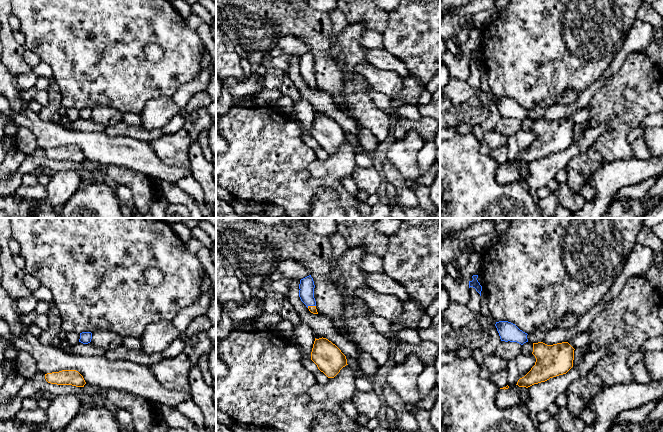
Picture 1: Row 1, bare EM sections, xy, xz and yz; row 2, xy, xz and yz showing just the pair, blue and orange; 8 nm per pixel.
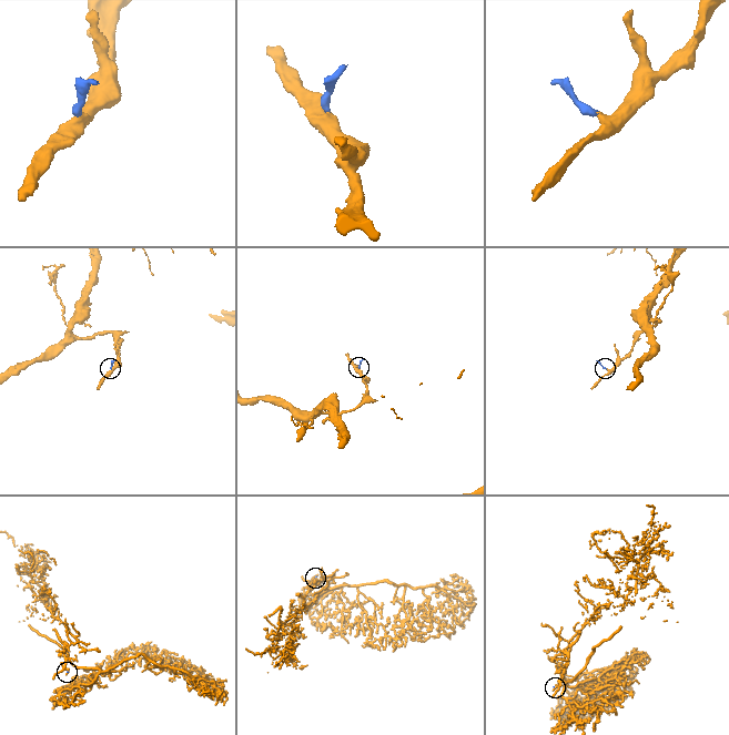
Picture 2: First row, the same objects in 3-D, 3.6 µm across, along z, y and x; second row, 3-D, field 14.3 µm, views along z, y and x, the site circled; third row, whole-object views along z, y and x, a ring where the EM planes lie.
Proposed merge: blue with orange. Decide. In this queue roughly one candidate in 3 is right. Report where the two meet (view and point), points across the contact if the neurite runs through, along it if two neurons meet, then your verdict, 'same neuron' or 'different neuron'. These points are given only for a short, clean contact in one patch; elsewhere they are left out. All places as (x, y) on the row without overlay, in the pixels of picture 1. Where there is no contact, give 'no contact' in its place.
contact xz (311, 81); way xz (306, 69), (311, 81), (312, 85); same neuron

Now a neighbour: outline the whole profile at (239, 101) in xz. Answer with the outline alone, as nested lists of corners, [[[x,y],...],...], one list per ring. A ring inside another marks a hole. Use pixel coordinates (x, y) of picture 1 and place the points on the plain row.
[[[236,96],[232,99],[233,107],[251,107],[253,100],[247,99],[244,96]]]

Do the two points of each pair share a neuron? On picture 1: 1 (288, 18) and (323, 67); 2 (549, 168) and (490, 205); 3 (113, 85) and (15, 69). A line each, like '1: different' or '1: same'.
1: same
2: different
3: different

